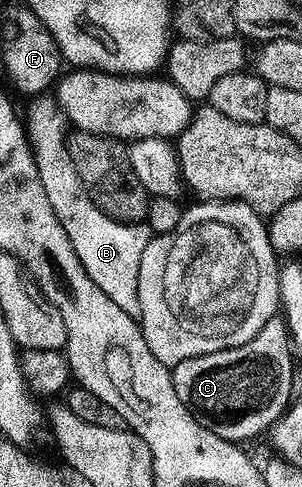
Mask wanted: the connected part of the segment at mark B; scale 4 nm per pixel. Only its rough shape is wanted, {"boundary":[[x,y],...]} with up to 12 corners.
{"boundary":[[56,98],[28,105],[38,175],[86,275],[139,318],[138,266],[154,234],[90,199]]}

